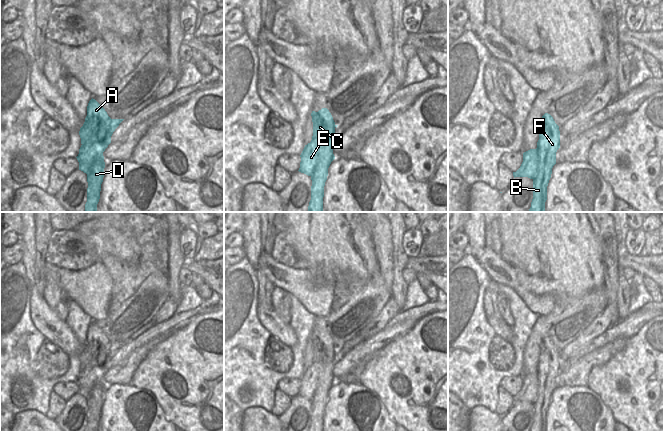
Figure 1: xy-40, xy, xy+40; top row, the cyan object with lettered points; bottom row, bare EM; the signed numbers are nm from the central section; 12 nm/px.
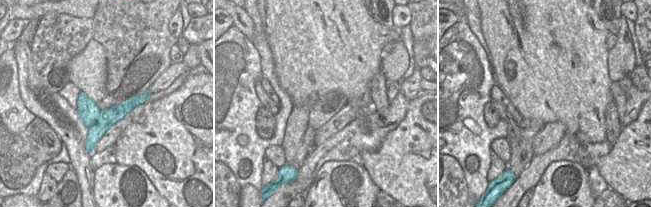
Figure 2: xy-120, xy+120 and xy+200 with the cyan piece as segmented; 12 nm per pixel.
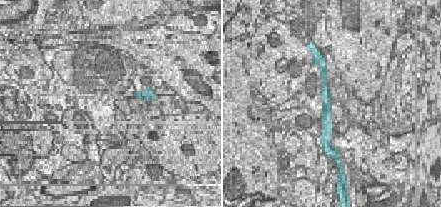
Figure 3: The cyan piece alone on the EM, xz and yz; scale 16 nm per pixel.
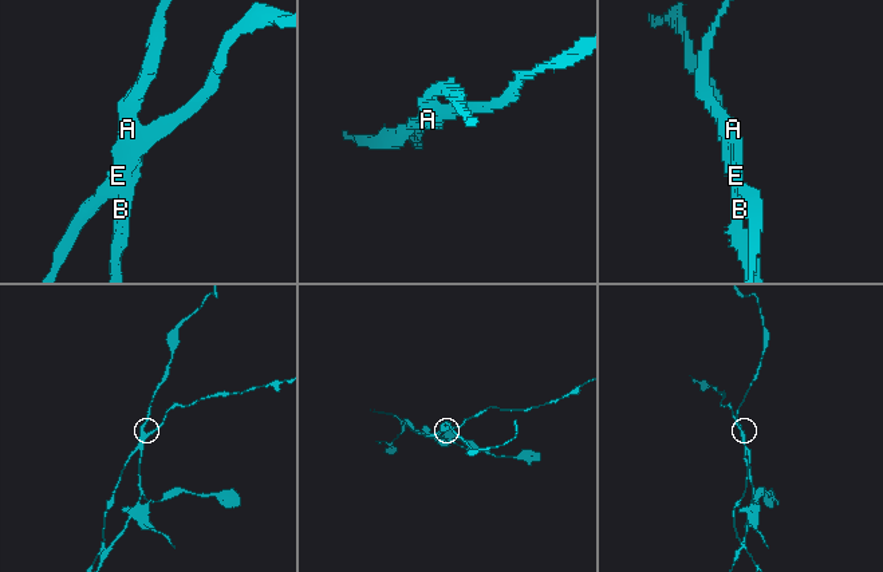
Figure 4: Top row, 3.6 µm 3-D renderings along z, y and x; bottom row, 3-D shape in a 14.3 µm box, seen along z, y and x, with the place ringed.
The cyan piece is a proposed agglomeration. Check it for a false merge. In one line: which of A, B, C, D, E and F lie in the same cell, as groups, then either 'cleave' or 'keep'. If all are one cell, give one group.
A B C D F / E | cleave

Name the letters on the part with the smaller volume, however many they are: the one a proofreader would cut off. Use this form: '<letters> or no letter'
E

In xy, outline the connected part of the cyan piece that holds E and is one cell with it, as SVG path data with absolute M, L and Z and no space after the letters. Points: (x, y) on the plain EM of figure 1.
M312 363L310 367L305 369L300 381L299 396L308 400L312 400L319 382L319 374L321 371L321 363Z

